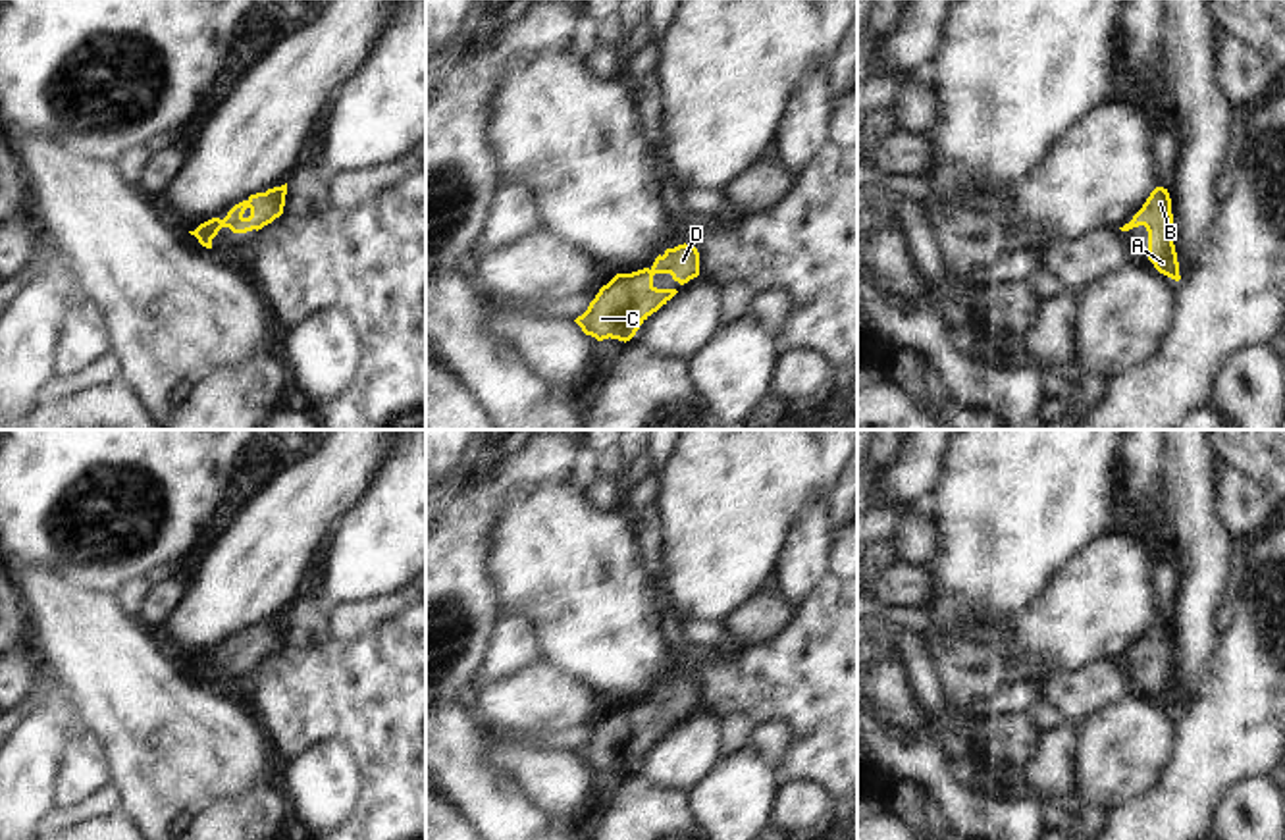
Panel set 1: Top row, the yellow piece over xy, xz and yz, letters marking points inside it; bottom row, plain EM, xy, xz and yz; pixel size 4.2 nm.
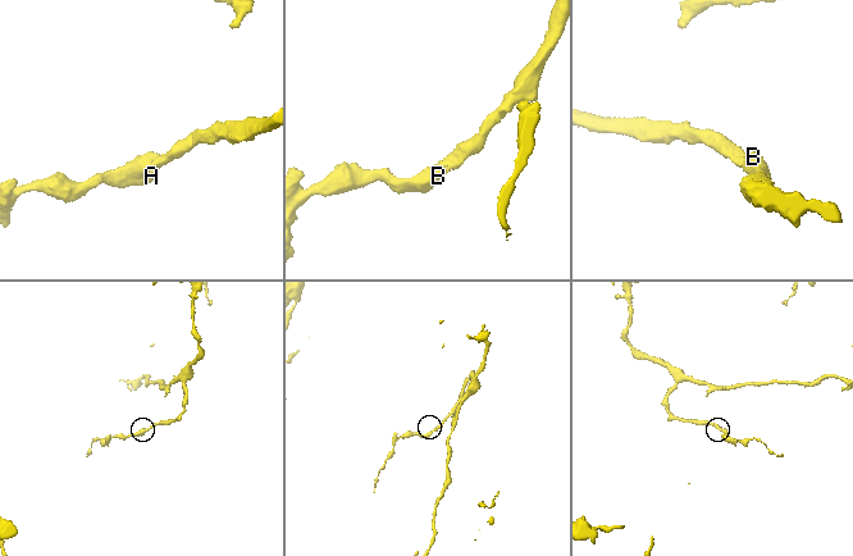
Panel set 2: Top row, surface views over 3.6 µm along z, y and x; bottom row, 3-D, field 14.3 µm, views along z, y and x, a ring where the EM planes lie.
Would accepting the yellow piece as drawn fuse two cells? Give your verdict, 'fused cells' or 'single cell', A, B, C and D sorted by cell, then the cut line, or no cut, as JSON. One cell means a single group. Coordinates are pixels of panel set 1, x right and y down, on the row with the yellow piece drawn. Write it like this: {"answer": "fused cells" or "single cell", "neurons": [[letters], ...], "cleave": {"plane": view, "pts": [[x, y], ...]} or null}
{"answer": "single cell", "neurons": [["A", "B", "C", "D"]], "cleave": null}

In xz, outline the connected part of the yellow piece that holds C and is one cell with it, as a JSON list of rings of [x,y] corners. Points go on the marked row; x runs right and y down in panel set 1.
[[[684,243],[659,254],[651,268],[616,274],[574,322],[597,341],[609,337],[630,341],[640,326],[678,293],[676,289],[657,289],[655,274],[670,274],[680,285],[688,283],[699,276],[697,249]]]

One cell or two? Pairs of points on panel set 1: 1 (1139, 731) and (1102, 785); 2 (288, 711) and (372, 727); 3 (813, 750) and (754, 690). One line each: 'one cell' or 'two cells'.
1: one cell
2: one cell
3: one cell

